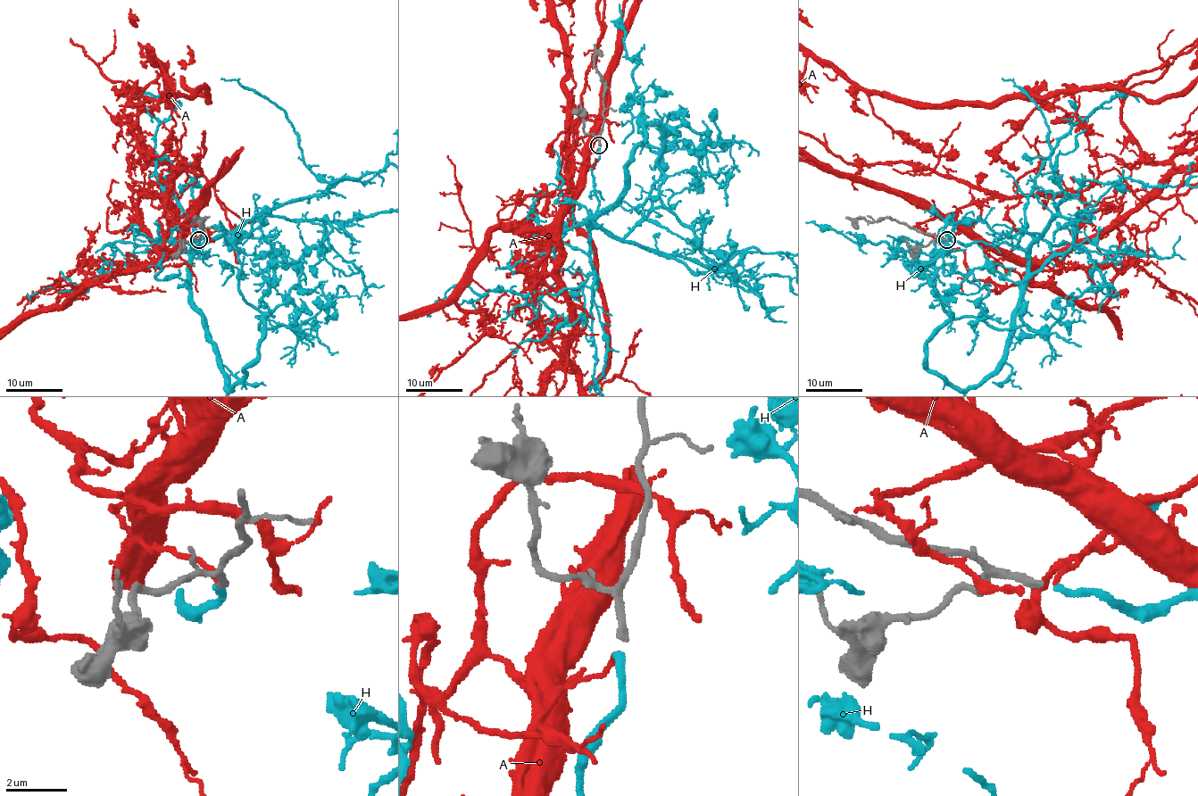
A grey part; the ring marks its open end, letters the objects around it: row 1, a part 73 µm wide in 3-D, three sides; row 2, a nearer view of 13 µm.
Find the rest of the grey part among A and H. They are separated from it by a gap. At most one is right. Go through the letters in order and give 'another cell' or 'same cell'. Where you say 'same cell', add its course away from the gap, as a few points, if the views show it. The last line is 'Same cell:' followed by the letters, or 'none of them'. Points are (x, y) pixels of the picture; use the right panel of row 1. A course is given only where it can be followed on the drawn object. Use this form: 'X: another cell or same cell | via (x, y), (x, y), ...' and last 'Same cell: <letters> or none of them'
A: another cell
H: same cell
Same cell: H

